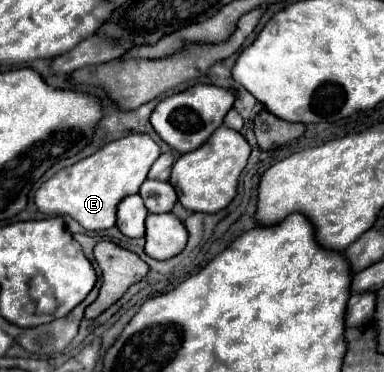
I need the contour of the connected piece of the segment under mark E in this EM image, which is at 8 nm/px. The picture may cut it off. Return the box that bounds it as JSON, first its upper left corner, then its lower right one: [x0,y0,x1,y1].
[36,136,160,230]

